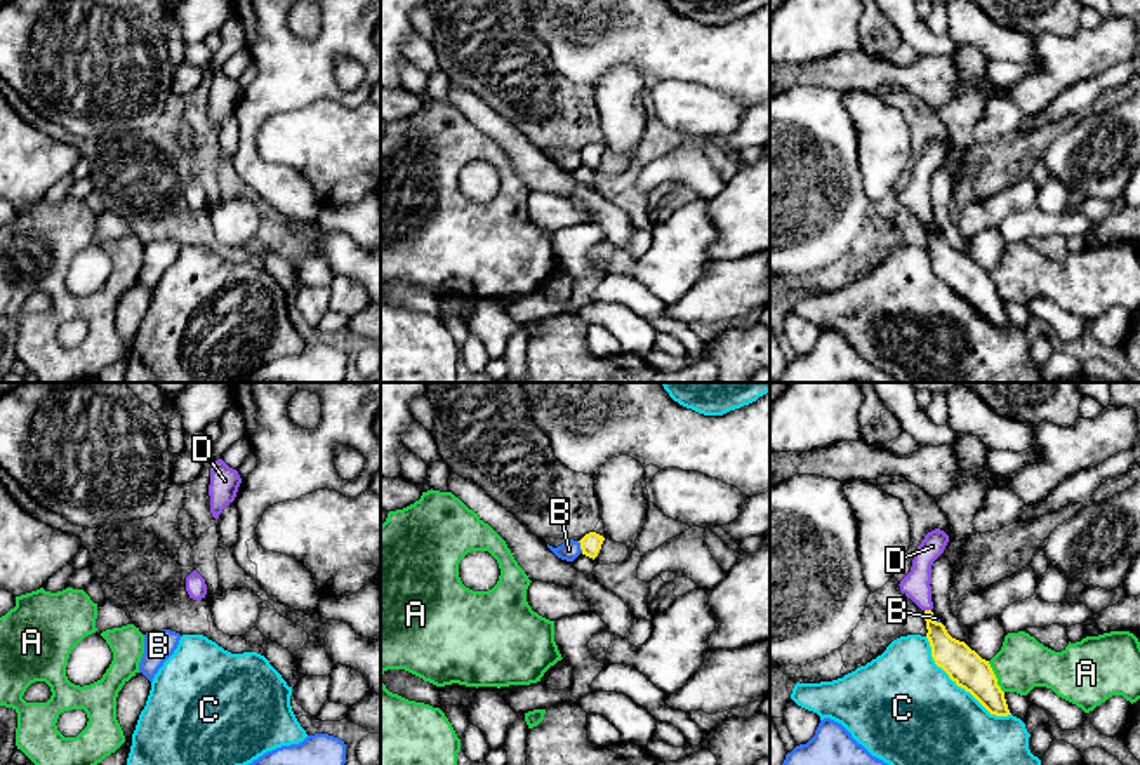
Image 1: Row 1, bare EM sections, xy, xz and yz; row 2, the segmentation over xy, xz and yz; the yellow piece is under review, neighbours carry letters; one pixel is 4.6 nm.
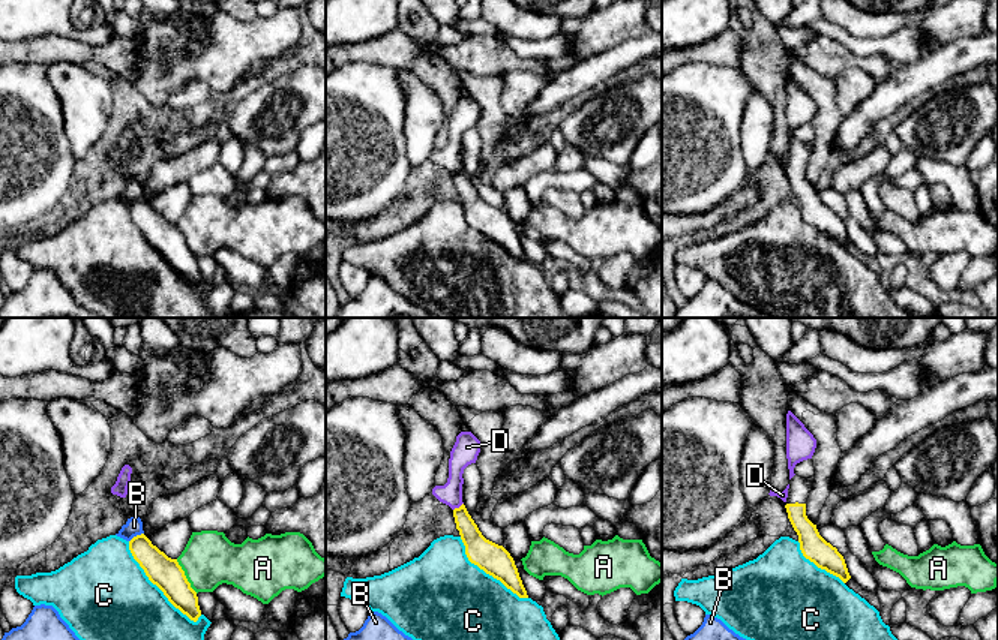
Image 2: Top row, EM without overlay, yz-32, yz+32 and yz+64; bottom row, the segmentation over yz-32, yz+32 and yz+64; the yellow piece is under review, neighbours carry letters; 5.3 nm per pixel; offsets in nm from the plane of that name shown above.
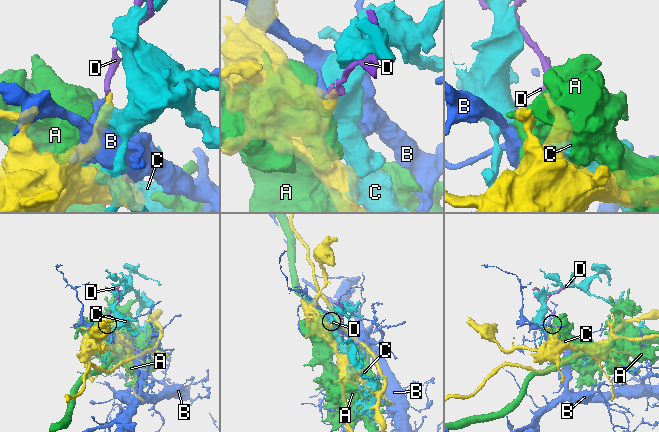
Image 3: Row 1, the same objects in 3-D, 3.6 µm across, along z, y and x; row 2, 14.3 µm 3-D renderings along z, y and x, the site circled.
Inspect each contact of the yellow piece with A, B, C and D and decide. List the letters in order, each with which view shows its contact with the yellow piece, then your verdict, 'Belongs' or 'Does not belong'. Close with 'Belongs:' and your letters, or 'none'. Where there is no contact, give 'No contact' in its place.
A: Touches yellow in yz. Does not belong
B: Touches yellow in xz. Does not belong
C: Touches yellow in yz. Does not belong
D: Touches yellow in yz. Does not belong
Belongs: none

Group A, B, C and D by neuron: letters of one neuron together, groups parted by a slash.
A / B D / C

